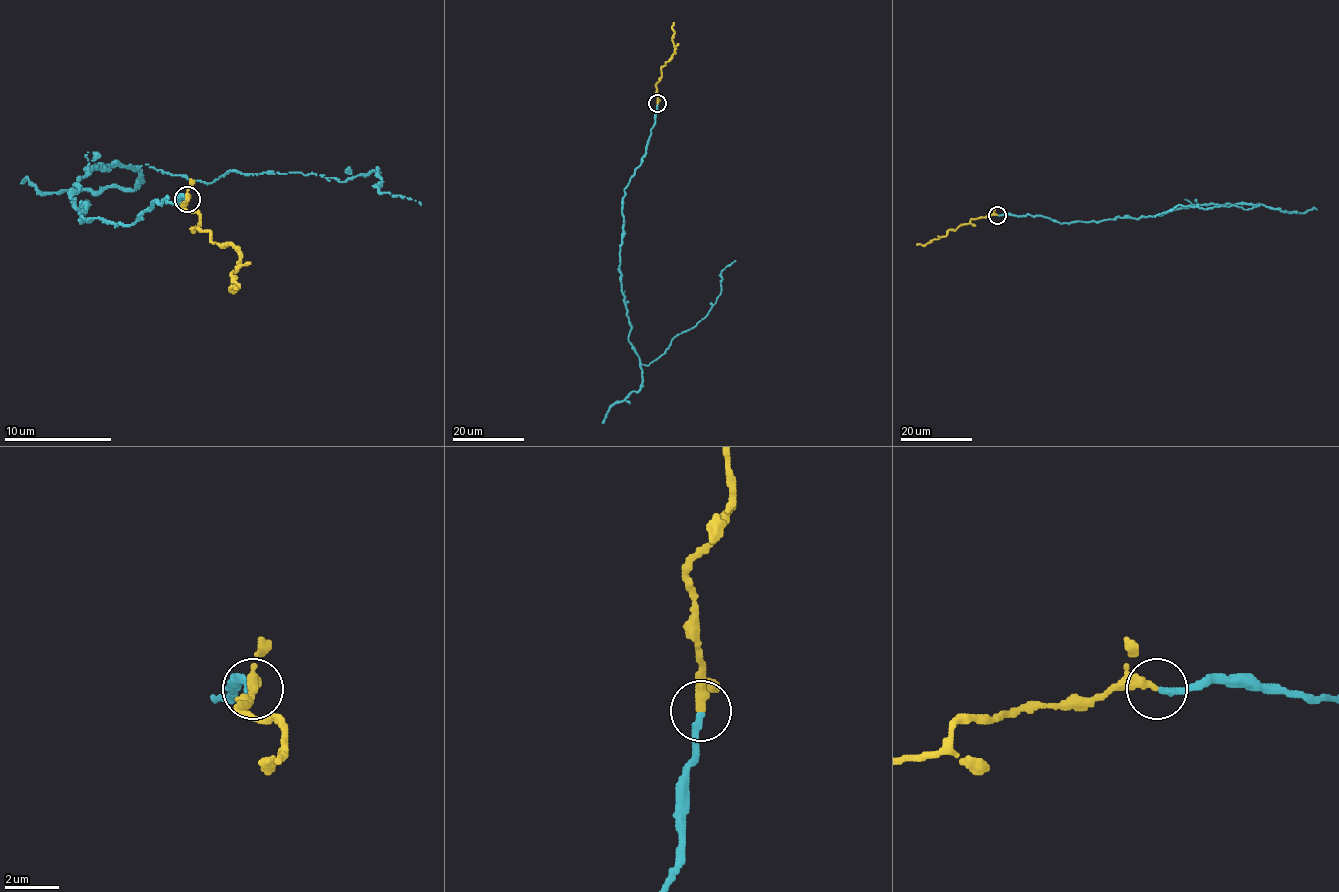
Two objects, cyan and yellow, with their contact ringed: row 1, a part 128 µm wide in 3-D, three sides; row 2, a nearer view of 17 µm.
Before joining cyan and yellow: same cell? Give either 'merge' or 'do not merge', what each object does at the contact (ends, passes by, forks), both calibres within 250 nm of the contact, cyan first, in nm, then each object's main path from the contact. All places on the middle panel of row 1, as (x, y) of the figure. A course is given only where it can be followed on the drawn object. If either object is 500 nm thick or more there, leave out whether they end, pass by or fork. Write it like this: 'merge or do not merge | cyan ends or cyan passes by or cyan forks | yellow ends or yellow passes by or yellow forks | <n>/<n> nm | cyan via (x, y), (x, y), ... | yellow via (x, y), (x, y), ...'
merge | cyan ends | yellow ends | 280/360 nm | cyan via (657, 104), (621, 207), (621, 292), (629, 342), (642, 364), (705, 317), (721, 293), (721, 271), (735, 261) | yellow via (657, 104), (656, 83), (662, 77), (661, 68), (675, 53), (671, 28), (674, 22)

